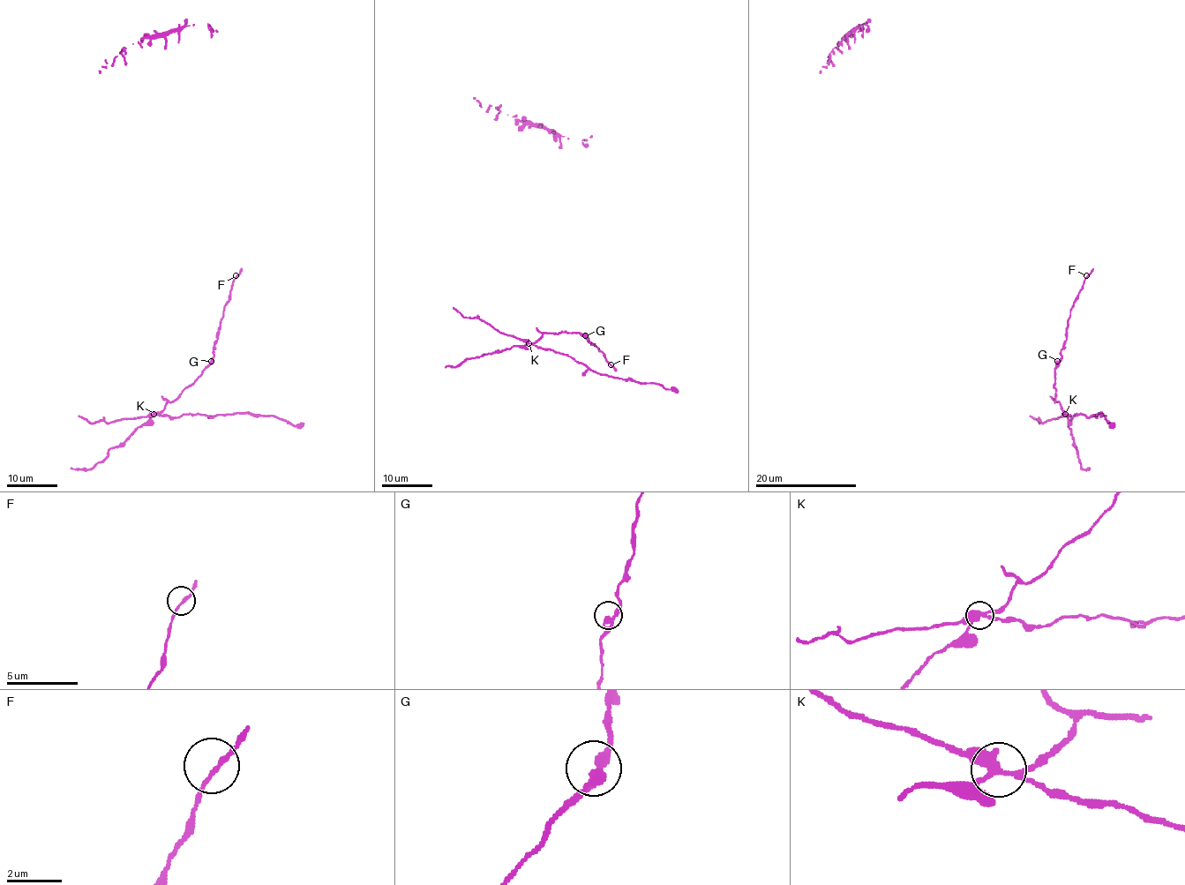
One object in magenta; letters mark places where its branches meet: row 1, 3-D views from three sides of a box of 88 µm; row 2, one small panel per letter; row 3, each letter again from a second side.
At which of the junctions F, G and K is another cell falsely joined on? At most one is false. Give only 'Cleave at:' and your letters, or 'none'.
Cleave at: K

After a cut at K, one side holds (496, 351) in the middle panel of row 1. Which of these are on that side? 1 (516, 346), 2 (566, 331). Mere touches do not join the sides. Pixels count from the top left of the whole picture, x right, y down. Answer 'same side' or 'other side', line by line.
1: same side
2: same side

